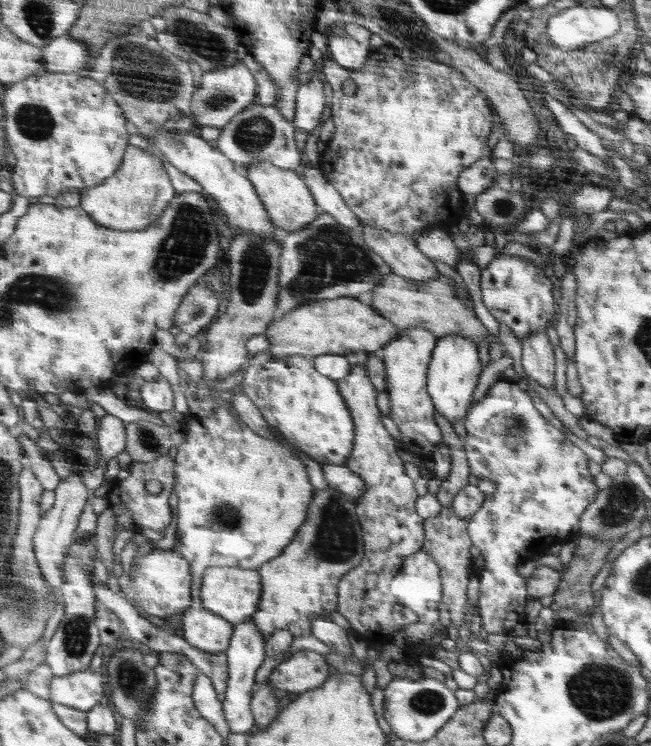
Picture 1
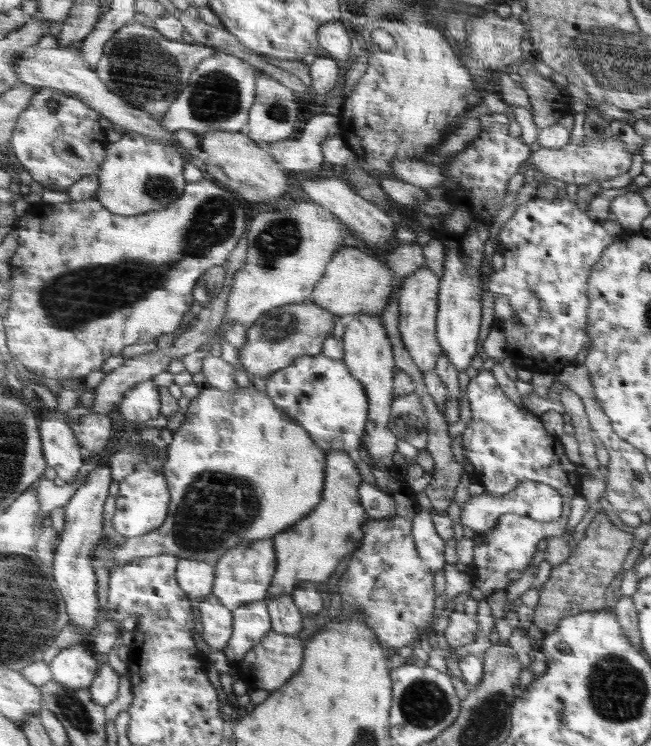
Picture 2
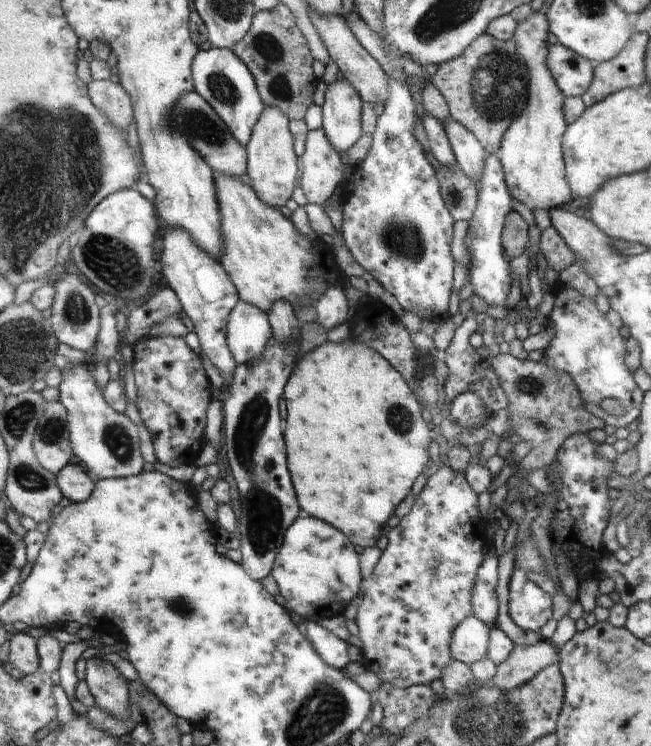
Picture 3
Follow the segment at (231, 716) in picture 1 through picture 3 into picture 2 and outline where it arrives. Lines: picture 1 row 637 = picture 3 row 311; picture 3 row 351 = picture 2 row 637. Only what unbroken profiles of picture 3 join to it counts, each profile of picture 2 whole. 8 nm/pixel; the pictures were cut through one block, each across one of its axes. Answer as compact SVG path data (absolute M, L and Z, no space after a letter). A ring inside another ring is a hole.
M265 600L245 604L234 614L234 636L225 652L231 661L240 663L273 630L272 617Z

